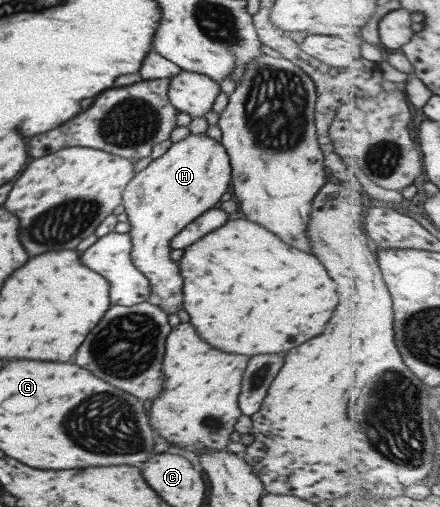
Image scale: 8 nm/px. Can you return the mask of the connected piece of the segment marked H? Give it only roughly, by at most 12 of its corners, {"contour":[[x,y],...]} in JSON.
{"contour":[[190,134],[121,194],[131,263],[182,307],[171,238],[229,191],[221,143]]}

